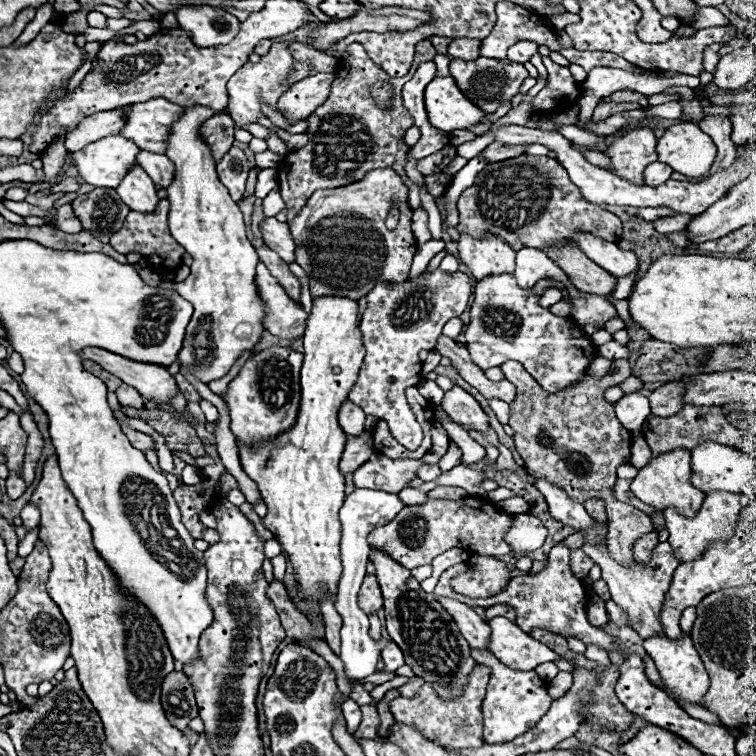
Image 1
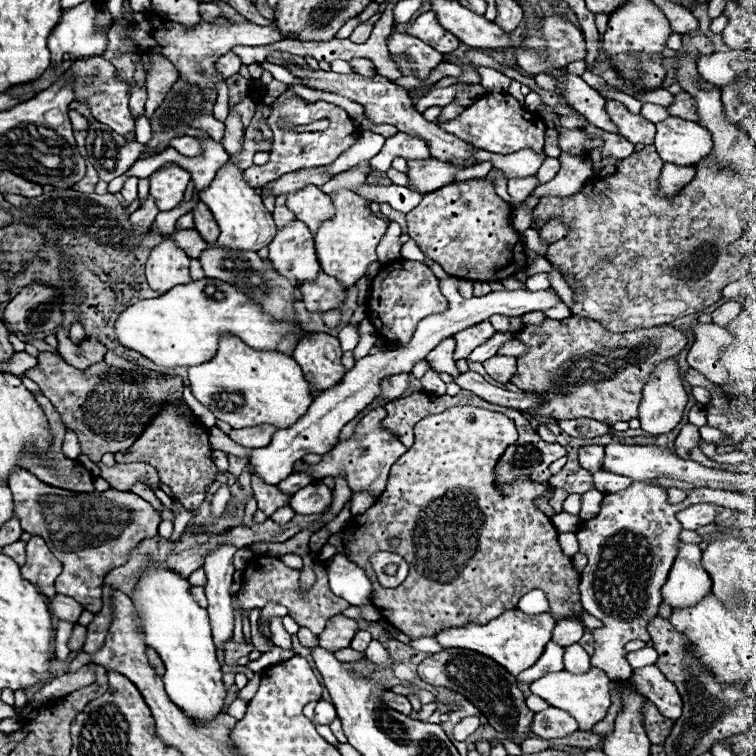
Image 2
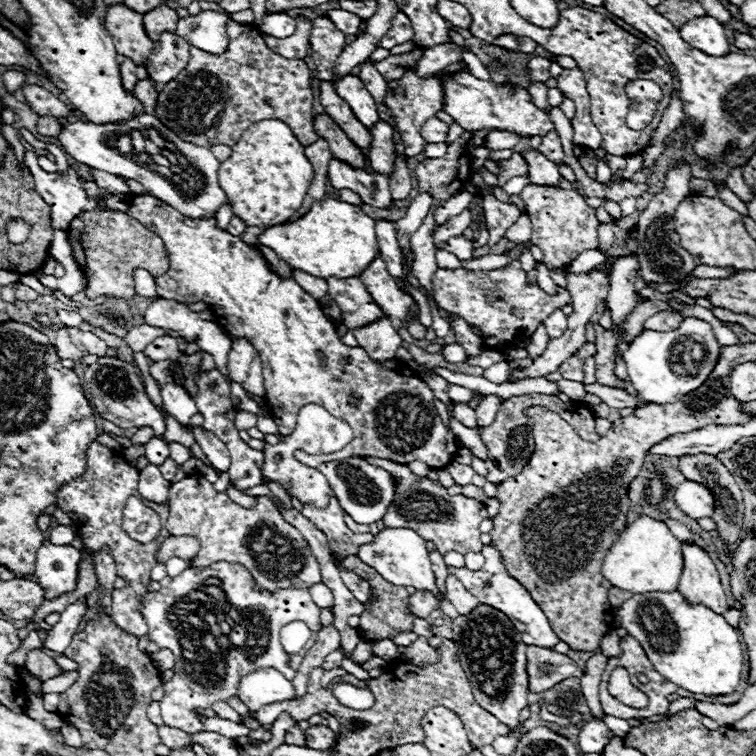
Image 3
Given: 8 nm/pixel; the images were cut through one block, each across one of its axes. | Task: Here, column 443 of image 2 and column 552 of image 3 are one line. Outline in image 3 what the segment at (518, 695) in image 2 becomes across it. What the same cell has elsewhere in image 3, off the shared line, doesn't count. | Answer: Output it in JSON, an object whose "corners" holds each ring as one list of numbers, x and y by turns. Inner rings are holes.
{"corners":[[528,646,526,656,528,656,526,670,532,692,542,692,566,678,582,676,582,668,572,658,568,658,566,654,558,654,550,648]]}

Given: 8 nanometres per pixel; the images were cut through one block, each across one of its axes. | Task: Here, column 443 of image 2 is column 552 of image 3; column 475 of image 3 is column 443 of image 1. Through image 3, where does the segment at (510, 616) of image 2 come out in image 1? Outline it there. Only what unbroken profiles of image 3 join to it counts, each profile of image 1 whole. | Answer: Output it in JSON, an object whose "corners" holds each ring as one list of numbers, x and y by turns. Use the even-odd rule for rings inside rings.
{"corners":[[556,544,550,554,548,554,548,562,546,562,546,568,538,574,526,574,526,576,516,576,516,578,510,578,510,580,524,580,524,582,518,582,518,598,468,598,468,596,462,596,458,592,452,590,450,586,450,580,460,574,460,572,466,572,468,570,468,564,462,562,462,564,456,564,448,570,442,572,440,576,440,582,438,586,434,588,434,594,438,596,450,596,450,598,456,598,456,600,462,600,464,604,470,604,472,608,476,606,482,606,482,608,488,608,490,604,514,604,516,608,516,624,524,630,524,632,530,632,532,628,544,628,548,632,554,632,554,634,560,634,564,638,568,636,574,636,574,638,580,638,586,646,594,644,606,652,614,652,618,650,620,646,620,640,616,636,610,636,606,634,602,628,598,626,592,626,588,622,588,616,586,616,586,606,588,606,588,594,586,594,586,588,584,584,580,582,578,576,572,574,572,568,570,568,570,550]]}

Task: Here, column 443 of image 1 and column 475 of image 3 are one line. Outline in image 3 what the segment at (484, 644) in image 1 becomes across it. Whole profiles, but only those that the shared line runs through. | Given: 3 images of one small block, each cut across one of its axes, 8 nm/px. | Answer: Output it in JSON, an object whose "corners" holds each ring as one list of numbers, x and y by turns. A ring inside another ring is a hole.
{"corners":[[452,574,446,576,446,598,456,606,458,614,468,614,472,608,478,606,478,600]]}

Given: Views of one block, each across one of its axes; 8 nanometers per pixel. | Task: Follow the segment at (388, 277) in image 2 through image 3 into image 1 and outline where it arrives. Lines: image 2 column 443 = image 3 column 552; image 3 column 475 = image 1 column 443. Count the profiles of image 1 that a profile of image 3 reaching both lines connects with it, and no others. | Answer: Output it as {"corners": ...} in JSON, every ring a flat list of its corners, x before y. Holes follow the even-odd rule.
{"corners":[[436,270,432,274,424,272,420,278,402,282,400,286,378,284,366,296,368,306,360,322,366,356,360,368,358,382,350,392,350,402,358,404,366,414,386,420,390,432,406,448,418,448,418,444,422,442,422,428,416,422,404,396,404,390,408,386,414,386,422,380,422,362,418,358,418,352,422,348,432,350,434,340,442,334,442,326,450,318,460,316,466,310,474,284,476,280,464,272,448,274]]}

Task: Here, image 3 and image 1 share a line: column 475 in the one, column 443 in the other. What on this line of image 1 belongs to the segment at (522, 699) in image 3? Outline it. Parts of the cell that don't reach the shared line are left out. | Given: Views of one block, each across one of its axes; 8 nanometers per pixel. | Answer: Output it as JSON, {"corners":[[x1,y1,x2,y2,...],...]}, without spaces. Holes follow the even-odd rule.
{"corners":[[370,550,370,560,374,562,376,578,384,594,386,630,390,632,390,638,402,648,406,664,412,666,414,674,424,678,424,682,432,682,442,698,458,696,466,684,466,674,470,674,470,668,474,668,476,662,470,656,470,646,458,632,452,616,440,608,432,594,426,594,420,588,420,582,412,578,410,570,402,568,386,552]]}

